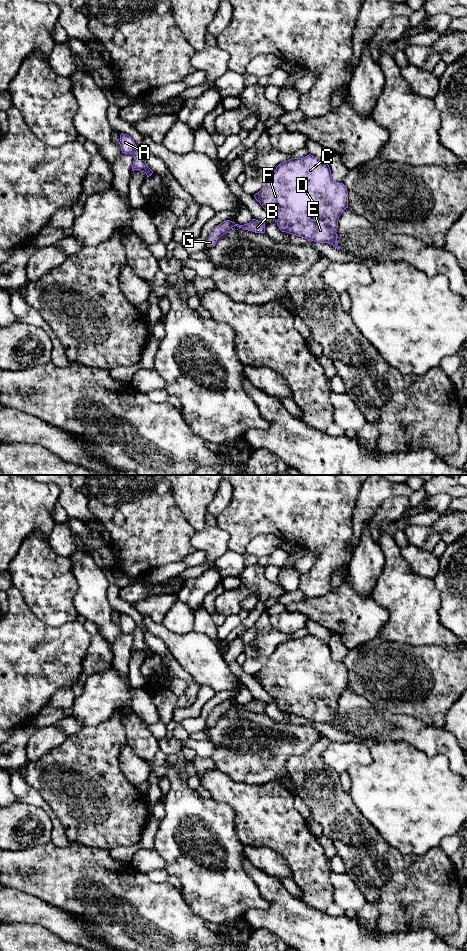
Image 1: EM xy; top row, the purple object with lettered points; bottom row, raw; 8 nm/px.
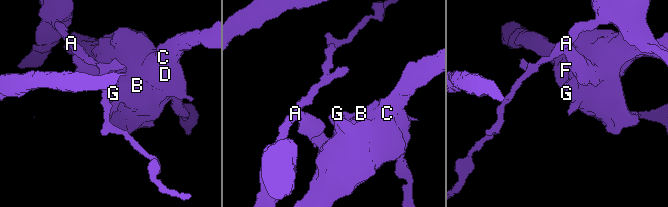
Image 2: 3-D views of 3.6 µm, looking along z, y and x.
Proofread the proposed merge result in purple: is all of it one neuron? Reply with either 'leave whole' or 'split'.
split

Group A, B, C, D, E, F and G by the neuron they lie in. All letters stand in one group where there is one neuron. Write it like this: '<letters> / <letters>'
A / B C D E F G

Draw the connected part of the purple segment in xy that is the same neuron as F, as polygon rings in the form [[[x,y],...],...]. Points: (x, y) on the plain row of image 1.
[[[311,634],[302,638],[289,639],[276,647],[267,664],[254,677],[277,703],[282,712],[317,723],[328,723],[340,729],[335,711],[340,695],[348,688],[348,671],[343,663],[332,659],[330,647],[326,642]]]

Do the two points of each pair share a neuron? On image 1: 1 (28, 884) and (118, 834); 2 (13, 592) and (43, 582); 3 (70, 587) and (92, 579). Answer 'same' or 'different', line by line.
1: different
2: different
3: different

